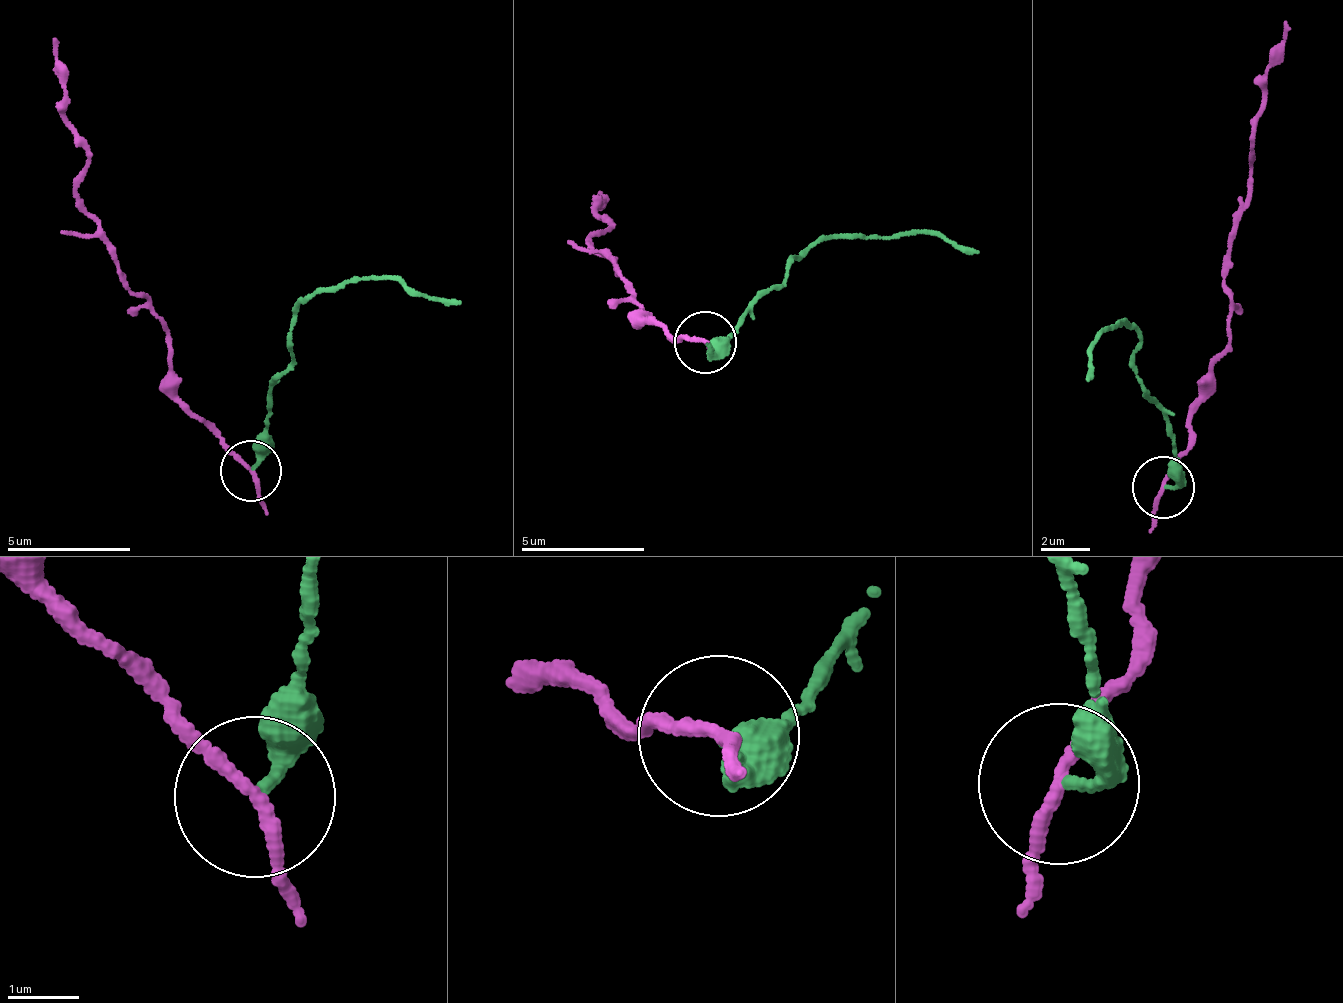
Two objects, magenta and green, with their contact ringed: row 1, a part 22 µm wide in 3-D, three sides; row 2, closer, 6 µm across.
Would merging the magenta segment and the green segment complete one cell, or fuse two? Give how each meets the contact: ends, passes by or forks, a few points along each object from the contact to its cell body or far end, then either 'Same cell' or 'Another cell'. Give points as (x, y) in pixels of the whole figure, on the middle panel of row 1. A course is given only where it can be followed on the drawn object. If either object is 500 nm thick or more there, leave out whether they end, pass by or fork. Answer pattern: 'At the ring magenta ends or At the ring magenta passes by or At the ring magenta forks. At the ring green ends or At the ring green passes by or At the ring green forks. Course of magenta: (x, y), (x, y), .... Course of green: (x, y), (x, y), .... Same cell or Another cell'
At the ring magenta passes by. At the ring green ends. Course of magenta: (706, 341), (640, 324), (646, 309), (617, 271), (619, 257), (592, 248), (612, 215), (594, 212), (601, 190). Course of green: (706, 347), (716, 353), (789, 260), (820, 240), (907, 233), (980, 251). Another cell

